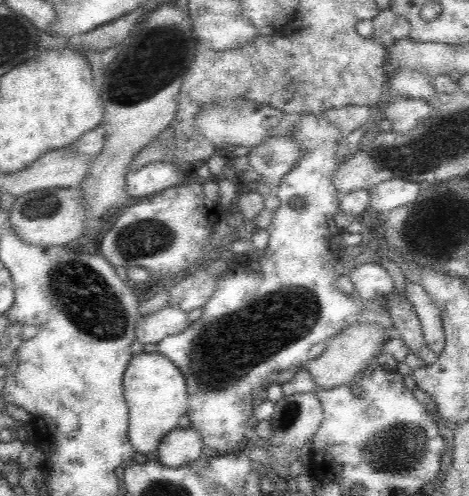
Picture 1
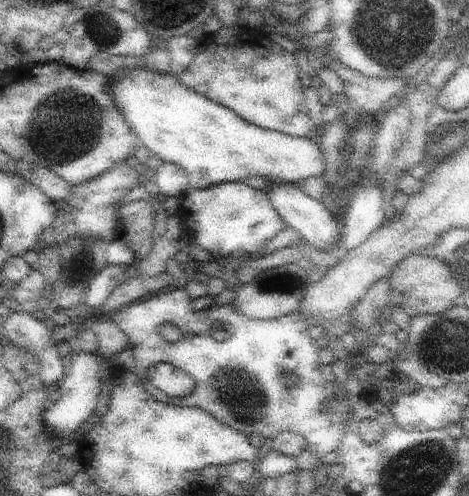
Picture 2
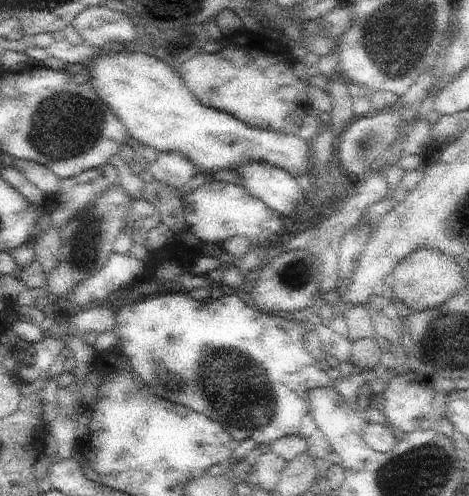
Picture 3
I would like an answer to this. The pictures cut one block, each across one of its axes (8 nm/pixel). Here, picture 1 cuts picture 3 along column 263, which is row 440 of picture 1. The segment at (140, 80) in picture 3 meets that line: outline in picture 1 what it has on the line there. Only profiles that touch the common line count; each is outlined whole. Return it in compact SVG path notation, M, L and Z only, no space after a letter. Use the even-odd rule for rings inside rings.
M160 352L134 354L124 378L124 398L130 408L128 436L138 452L154 452L162 440L178 428L178 420L188 412L188 386L184 374Z

